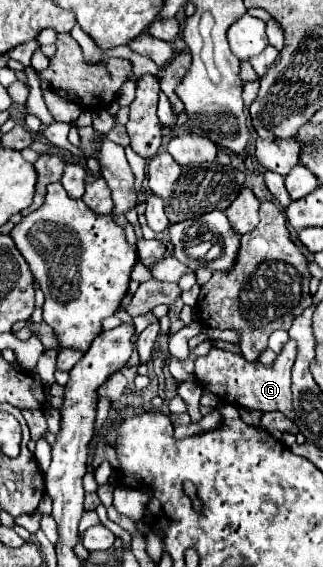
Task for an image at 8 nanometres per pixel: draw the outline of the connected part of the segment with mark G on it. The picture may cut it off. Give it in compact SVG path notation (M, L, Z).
M293 339L287 341L283 351L277 355L275 363L265 367L259 361L249 363L239 355L233 355L223 349L211 349L207 355L195 359L195 377L203 389L219 395L231 405L257 409L257 411L281 411L285 417L293 419L291 407L291 367L295 363L297 343Z

